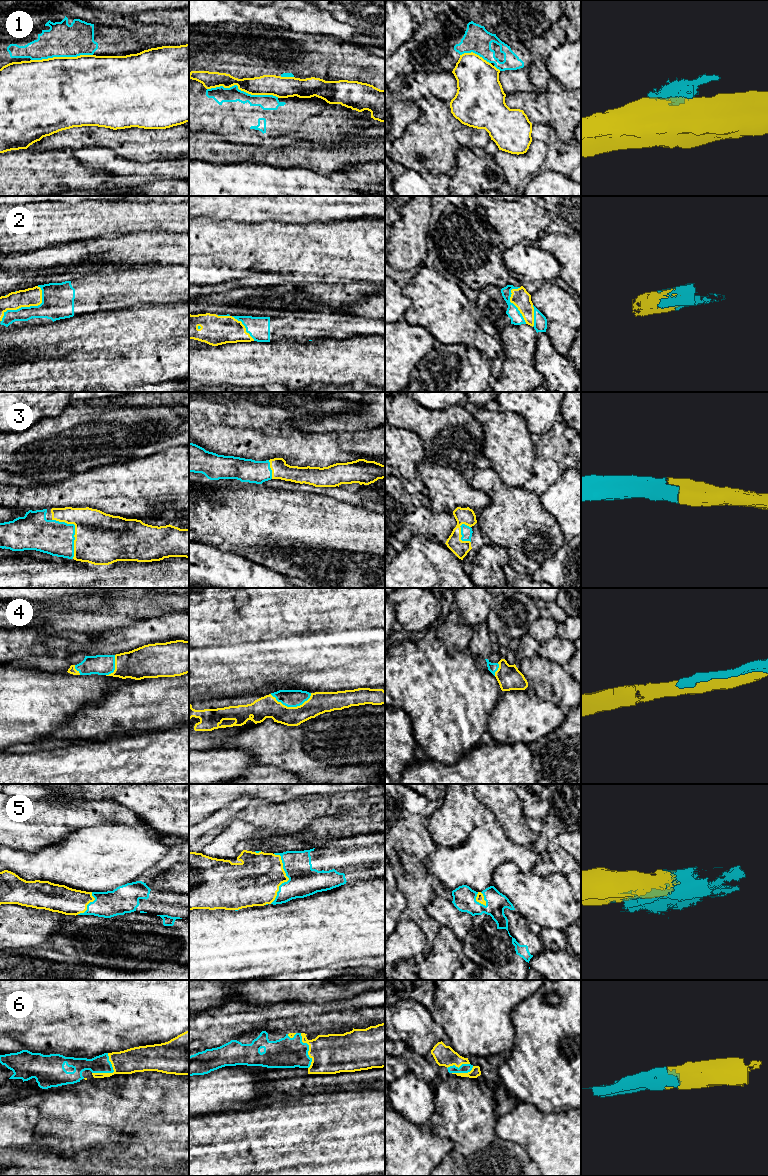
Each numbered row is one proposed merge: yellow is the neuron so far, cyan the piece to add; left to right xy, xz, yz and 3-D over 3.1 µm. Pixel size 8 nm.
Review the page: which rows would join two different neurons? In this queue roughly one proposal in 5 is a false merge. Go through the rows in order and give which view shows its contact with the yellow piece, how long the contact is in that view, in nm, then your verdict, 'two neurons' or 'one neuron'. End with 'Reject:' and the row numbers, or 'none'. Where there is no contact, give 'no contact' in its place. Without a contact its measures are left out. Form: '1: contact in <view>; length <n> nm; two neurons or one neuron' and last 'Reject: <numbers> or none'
1: contact in xz; length 600 nm; two neurons
2: contact in xy; length 420 nm; one neuron
3: contact in xy; length 360 nm; one neuron
4: contact in xz; length 340 nm; one neuron
5: contact in xz; length 400 nm; one neuron
6: contact in xy; length 220 nm; one neuron
Reject: 1

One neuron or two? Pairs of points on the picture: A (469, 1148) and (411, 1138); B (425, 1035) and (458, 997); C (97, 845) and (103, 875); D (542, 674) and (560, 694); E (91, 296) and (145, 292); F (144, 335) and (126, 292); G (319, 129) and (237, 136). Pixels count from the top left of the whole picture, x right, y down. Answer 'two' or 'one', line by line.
A: two
B: two
C: one
D: one
E: one
F: two
G: one

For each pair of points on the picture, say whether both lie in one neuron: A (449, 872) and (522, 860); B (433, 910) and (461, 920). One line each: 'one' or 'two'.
A: one
B: one

